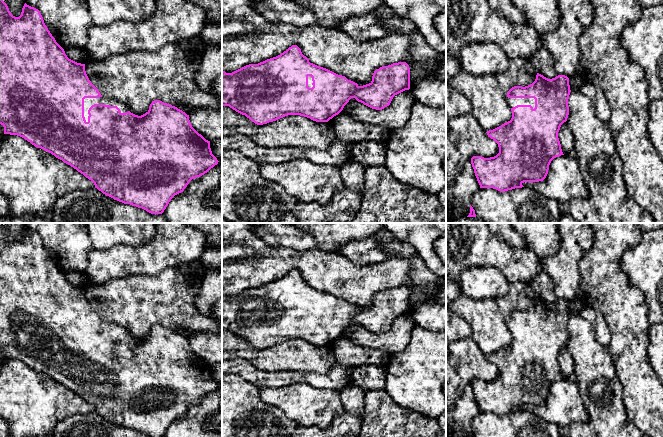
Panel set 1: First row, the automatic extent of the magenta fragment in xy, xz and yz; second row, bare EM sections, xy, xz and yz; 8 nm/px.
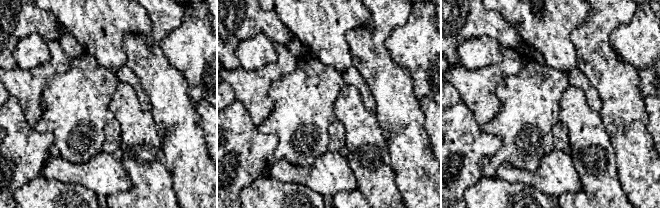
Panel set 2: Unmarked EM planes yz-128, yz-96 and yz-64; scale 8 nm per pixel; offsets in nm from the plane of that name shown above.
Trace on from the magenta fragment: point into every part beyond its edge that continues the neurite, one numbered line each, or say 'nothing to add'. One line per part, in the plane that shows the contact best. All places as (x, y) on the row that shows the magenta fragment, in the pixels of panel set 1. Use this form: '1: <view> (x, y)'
1: xy (88, 102)

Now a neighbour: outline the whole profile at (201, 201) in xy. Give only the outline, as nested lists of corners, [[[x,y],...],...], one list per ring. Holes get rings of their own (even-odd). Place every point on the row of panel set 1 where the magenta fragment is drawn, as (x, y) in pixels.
[[[222,163],[192,179],[163,214],[167,223],[222,223]]]

